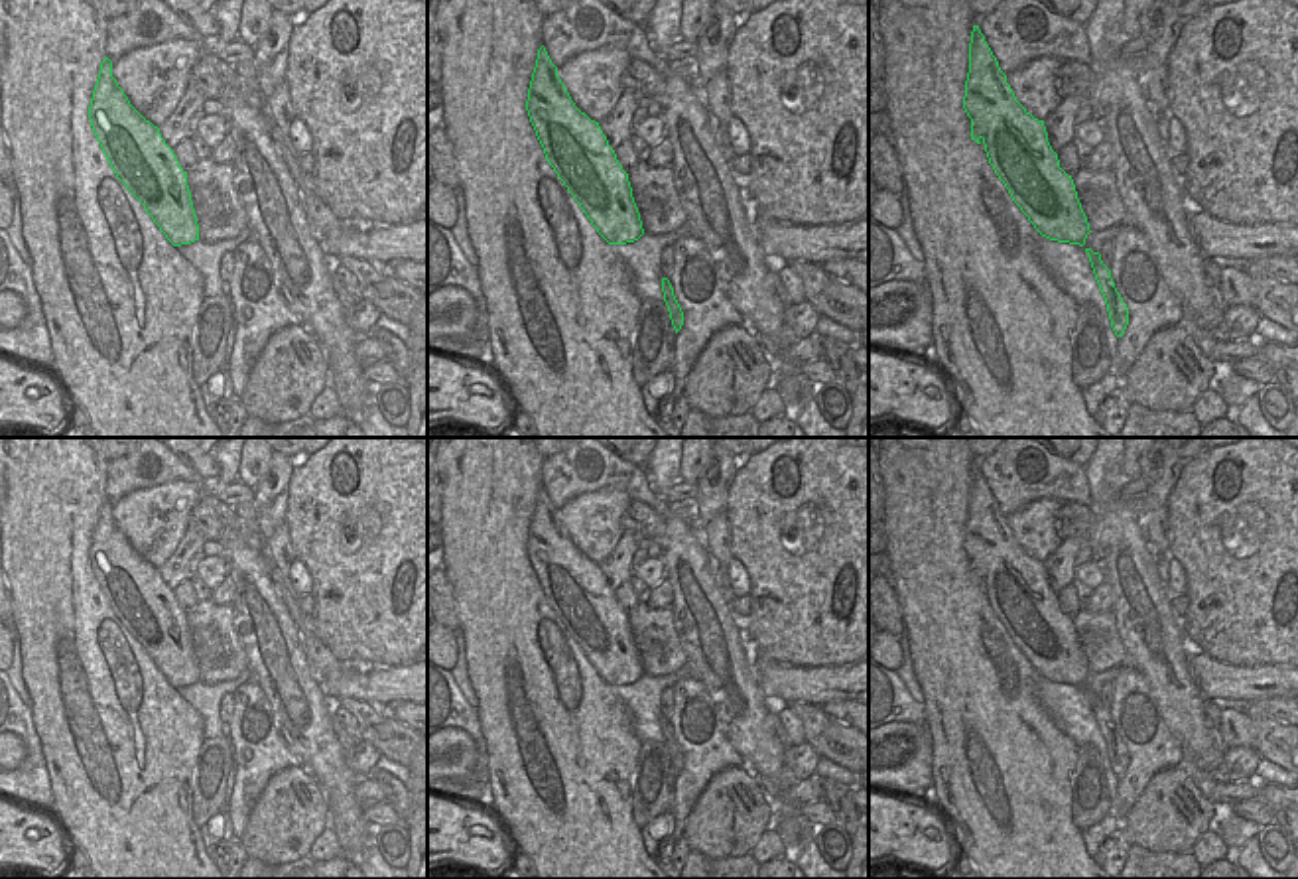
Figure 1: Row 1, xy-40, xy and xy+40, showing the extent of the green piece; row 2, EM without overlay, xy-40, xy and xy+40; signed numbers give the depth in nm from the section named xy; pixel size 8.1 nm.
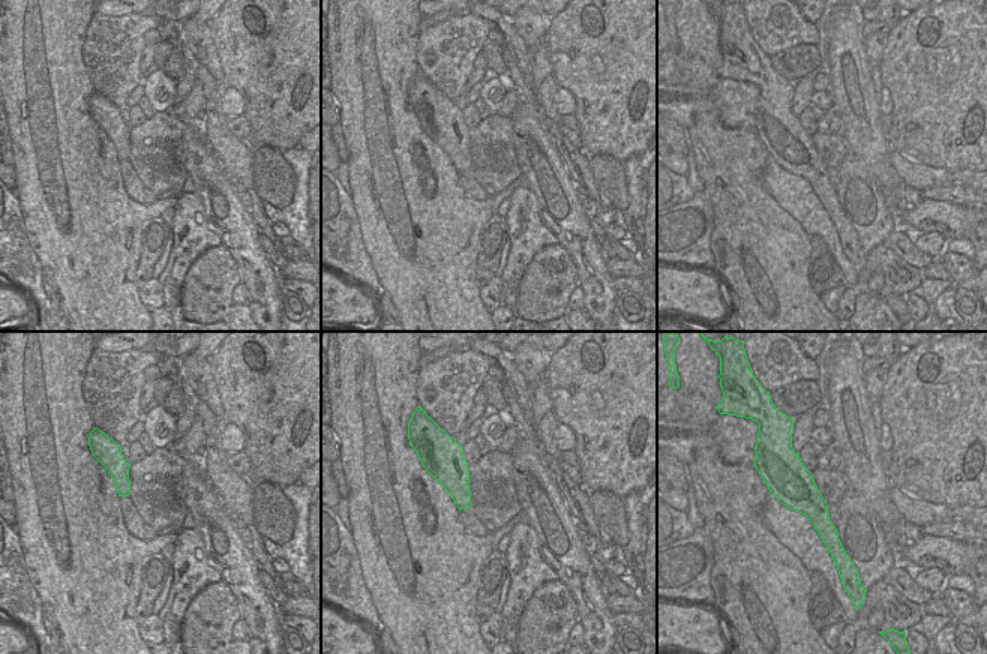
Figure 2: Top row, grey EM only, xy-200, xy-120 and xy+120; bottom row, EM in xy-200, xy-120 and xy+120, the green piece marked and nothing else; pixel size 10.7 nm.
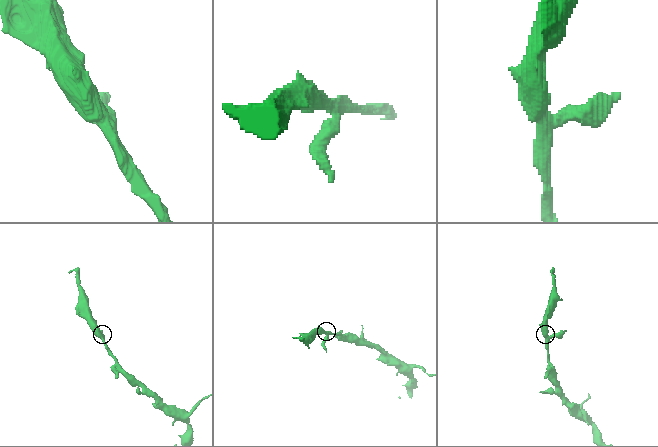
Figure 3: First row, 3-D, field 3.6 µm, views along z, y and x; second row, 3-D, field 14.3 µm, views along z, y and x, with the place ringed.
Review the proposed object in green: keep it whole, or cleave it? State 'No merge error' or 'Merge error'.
No merge error.

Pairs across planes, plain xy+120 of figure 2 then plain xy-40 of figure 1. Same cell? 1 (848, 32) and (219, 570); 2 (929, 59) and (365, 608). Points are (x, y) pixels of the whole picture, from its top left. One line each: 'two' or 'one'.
1: two
2: one

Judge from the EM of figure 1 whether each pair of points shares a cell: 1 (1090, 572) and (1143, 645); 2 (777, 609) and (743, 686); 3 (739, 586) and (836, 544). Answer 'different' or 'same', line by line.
1: different
2: different
3: different

